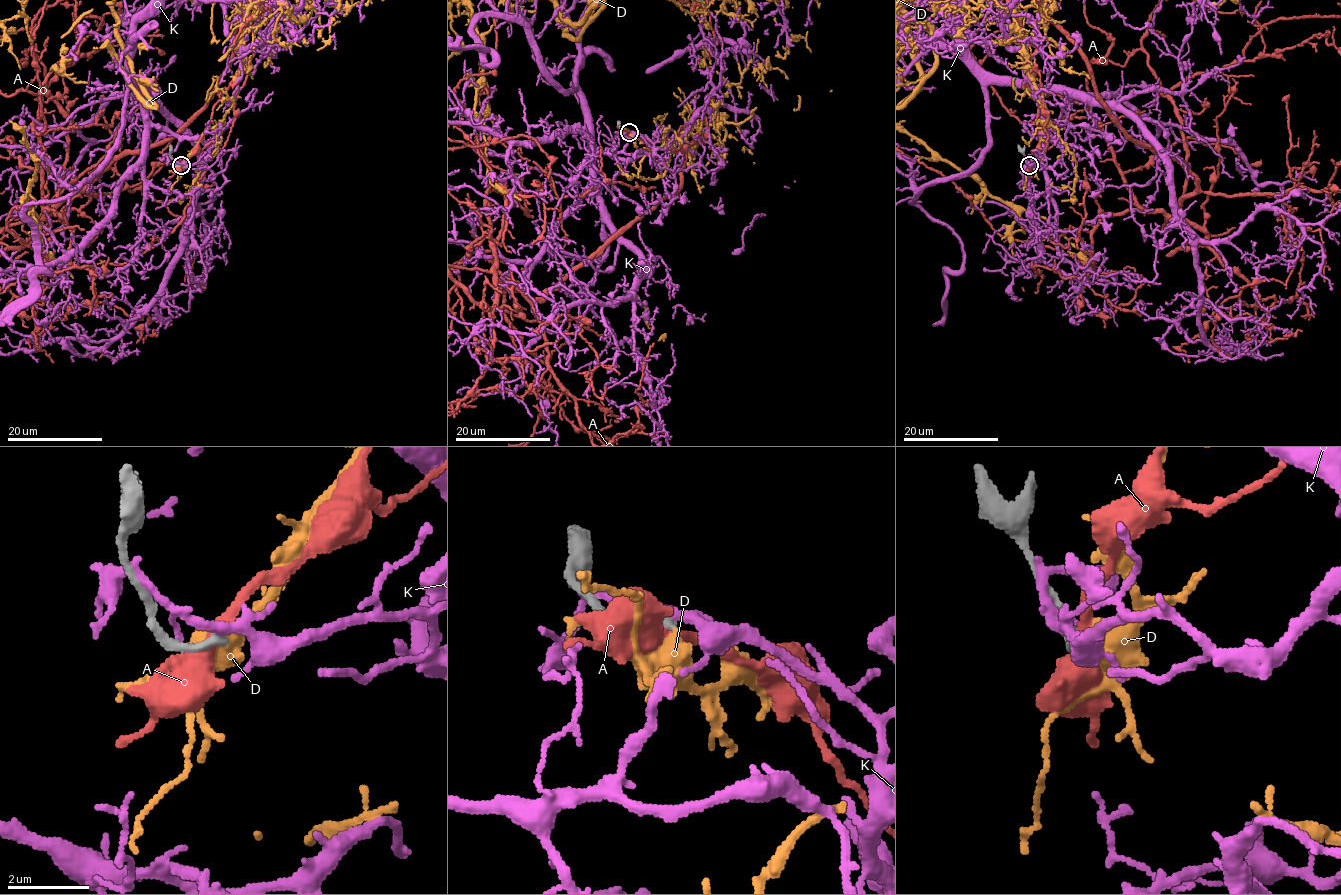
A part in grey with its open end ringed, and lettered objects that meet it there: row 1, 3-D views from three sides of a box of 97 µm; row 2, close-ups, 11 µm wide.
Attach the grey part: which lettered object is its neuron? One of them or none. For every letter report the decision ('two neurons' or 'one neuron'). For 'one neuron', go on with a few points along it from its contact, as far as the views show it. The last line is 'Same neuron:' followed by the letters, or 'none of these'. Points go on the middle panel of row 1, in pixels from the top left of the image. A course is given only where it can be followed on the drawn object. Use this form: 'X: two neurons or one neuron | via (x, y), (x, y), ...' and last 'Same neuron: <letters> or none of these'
A: two neurons
D: two neurons
K: two neurons
Same neuron: none of these

